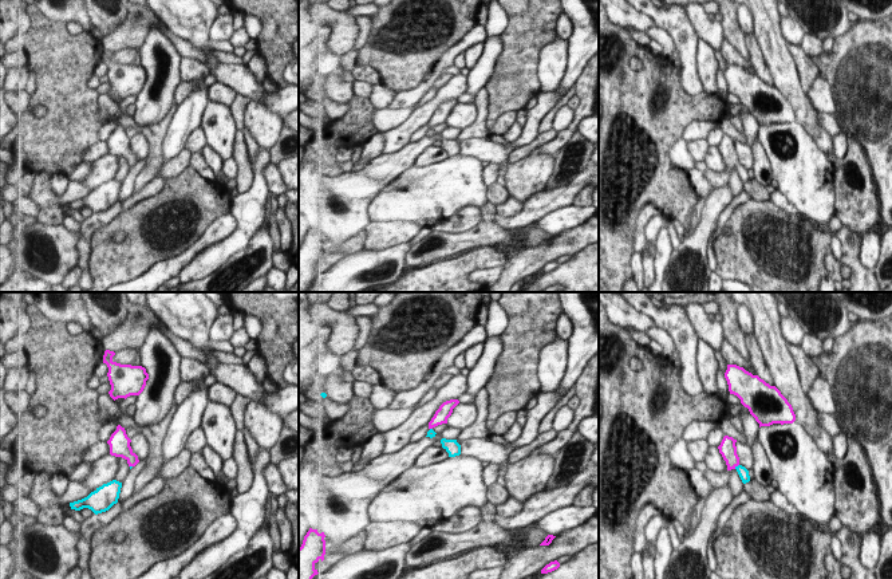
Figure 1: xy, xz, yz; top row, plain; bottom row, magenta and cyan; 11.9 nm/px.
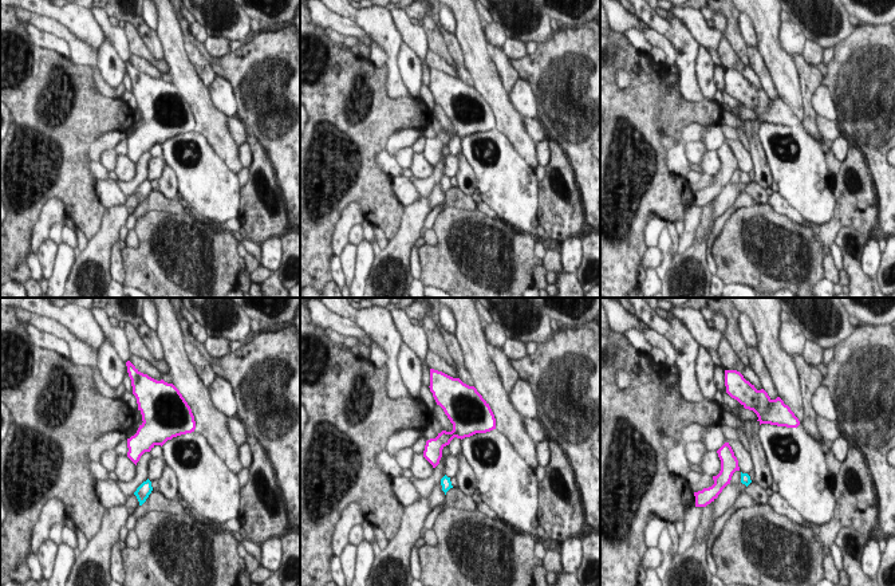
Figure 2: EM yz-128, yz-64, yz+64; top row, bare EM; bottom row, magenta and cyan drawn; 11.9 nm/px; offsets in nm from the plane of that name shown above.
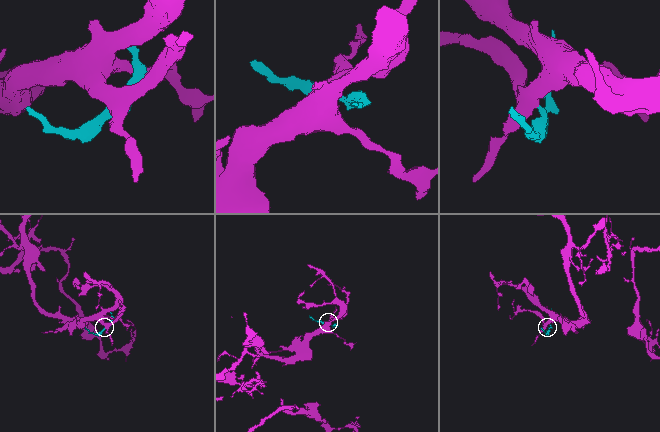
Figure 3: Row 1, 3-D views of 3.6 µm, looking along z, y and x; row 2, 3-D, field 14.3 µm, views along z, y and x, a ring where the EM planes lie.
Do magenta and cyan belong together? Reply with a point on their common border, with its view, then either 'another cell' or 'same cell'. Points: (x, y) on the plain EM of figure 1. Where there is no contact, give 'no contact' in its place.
contact yz (735, 165); same cell

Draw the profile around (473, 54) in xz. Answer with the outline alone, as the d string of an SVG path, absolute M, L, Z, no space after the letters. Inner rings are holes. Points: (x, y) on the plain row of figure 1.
M478 43L470 47L466 54L466 68L473 70L475 64L478 63L479 58L484 55L485 51L485 43Z

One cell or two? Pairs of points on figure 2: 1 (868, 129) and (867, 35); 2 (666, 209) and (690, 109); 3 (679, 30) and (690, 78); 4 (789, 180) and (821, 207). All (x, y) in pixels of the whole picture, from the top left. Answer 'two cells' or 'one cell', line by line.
1: one cell
2: one cell
3: one cell
4: one cell

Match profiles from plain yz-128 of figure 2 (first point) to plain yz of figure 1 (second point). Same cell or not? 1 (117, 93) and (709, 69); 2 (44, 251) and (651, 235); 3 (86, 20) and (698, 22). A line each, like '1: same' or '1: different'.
1: different
2: different
3: different

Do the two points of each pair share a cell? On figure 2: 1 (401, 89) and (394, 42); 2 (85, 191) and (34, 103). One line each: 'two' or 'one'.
1: one
2: one

